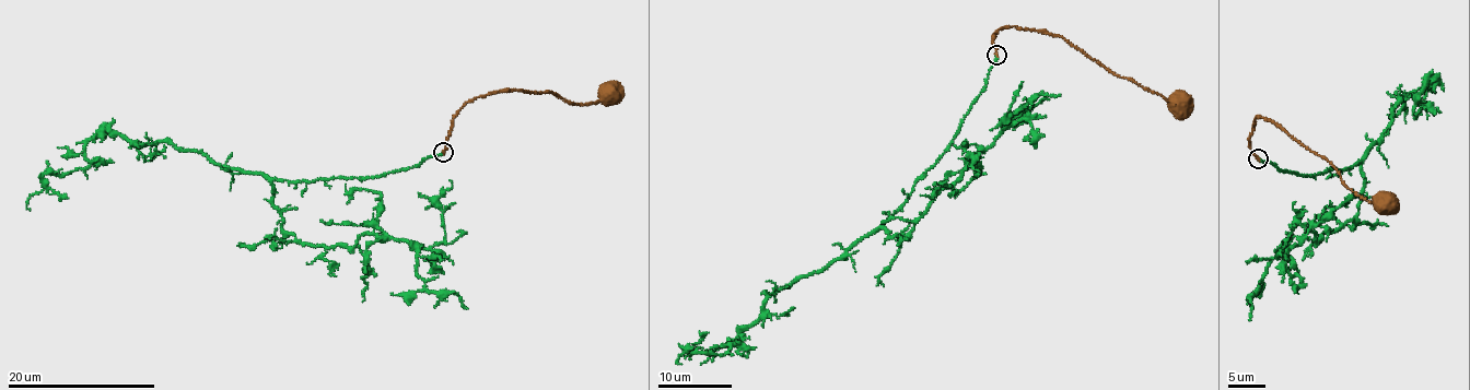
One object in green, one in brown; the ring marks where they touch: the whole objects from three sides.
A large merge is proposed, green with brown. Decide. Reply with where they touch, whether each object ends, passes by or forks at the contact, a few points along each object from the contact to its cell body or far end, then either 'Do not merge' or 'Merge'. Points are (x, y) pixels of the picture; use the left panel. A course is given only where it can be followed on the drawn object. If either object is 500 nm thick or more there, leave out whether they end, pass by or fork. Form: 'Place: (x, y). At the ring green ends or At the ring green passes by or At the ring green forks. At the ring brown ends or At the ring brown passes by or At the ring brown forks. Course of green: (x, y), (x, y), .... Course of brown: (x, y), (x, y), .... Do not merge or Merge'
Place: (443, 152). At the ring green ends. At the ring brown ends. Course of green: (444, 152), (381, 176), (299, 182), (107, 129), (85, 148), (90, 164), (43, 177), (30, 210). Course of brown: (444, 152), (453, 117), (467, 102), (481, 96), (522, 89), (548, 91), (580, 105), (611, 94). Merge

